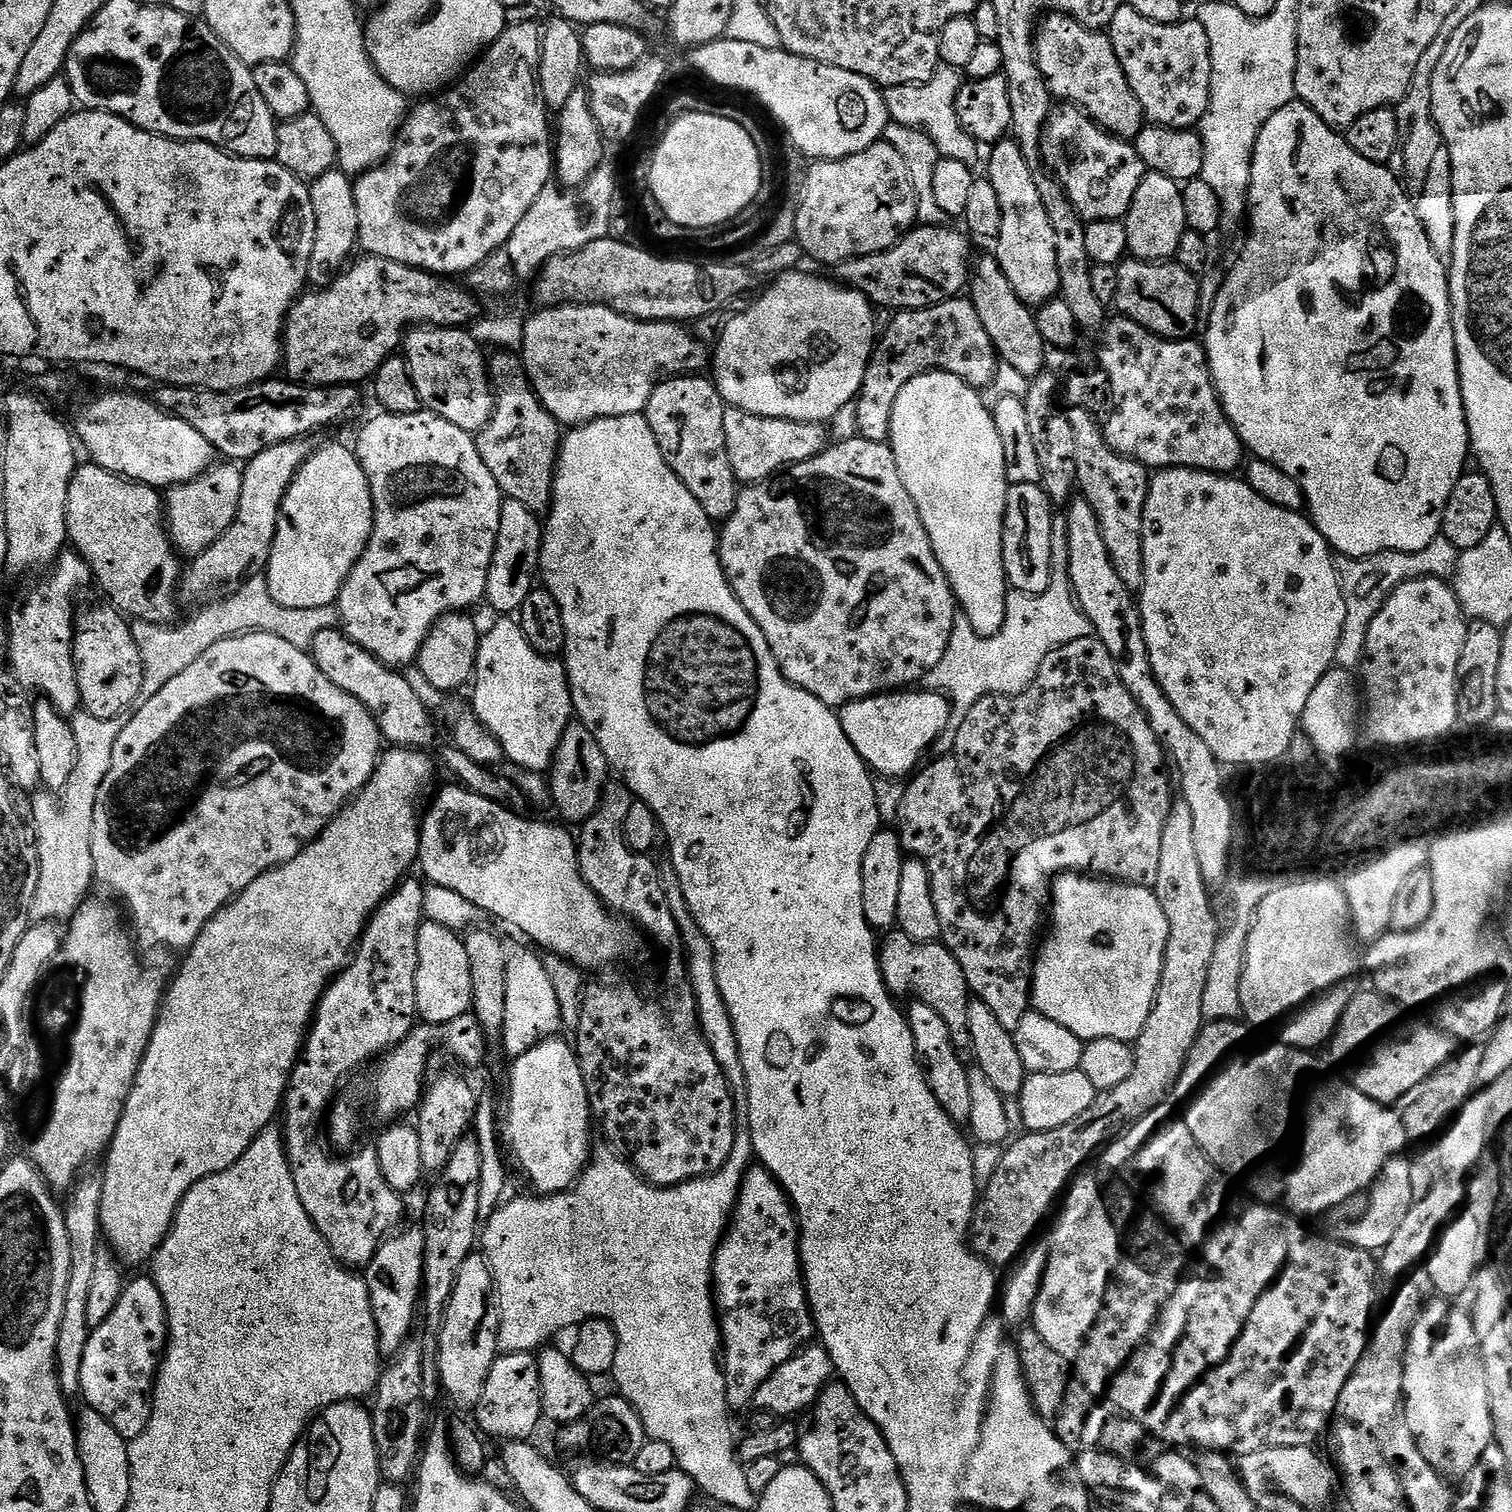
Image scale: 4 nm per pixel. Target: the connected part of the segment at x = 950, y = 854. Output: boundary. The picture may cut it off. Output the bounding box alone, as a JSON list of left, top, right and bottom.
[898,635,1174,1034]

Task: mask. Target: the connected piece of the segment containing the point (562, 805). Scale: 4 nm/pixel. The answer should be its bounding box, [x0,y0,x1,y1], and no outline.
[551,722,606,822]

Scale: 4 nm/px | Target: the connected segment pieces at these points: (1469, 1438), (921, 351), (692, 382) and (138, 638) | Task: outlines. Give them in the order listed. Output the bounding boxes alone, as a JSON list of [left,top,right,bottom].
[[1404,1298,1494,1482],[854,298,998,444],[646,374,738,522],[131,574,338,697]]

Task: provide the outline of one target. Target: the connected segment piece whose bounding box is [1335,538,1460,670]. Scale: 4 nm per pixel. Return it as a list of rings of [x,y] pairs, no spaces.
[[[1438,538],[1426,546],[1426,550],[1417,552],[1383,552],[1367,556],[1361,560],[1341,559],[1336,565],[1340,576],[1342,594],[1346,598],[1346,626],[1342,626],[1342,638],[1338,638],[1335,667],[1345,670],[1356,670],[1364,658],[1364,647],[1370,630],[1370,622],[1382,610],[1388,601],[1388,595],[1399,584],[1408,580],[1419,580],[1426,576],[1436,576],[1439,580],[1455,577],[1456,563],[1460,552],[1449,540]]]

